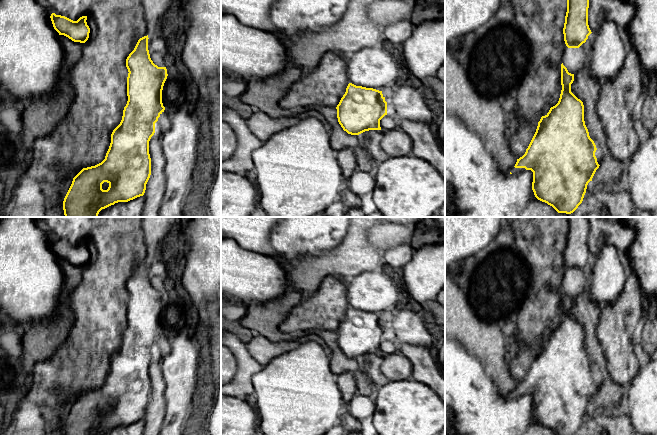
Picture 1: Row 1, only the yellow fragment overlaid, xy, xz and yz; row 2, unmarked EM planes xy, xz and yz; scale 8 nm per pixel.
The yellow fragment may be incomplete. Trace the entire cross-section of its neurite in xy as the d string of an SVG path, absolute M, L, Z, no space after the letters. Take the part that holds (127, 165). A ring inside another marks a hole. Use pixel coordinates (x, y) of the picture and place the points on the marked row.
M148 35L140 38L126 59L128 101L120 124L111 134L105 159L95 166L83 168L73 178L63 201L65 217L98 217L102 209L145 193L151 175L149 141L155 133L155 123L165 110L162 90L168 76L166 67L158 67L151 60L148 39Z

